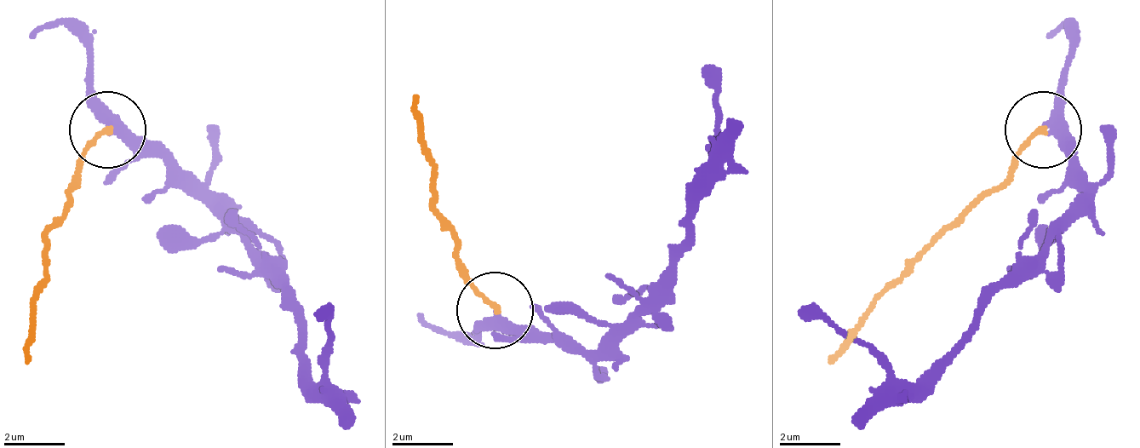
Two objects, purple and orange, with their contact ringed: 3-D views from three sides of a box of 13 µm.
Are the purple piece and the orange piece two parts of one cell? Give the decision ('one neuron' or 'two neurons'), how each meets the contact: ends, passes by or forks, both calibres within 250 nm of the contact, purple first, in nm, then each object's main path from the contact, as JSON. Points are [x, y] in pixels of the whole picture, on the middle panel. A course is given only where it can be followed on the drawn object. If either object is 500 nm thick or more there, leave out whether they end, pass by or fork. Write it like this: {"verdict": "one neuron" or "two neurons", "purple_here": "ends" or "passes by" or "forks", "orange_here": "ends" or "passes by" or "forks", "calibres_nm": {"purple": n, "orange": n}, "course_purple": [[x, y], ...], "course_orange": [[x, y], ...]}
{"verdict": "two neurons", "purple_here": "passes by", "orange_here": "ends", "calibres_nm": {"purple": 360, "orange": 160}, "course_purple": [[493, 308], [592, 354], [684, 247], [684, 209], [707, 186], [707, 63]], "course_orange": [[493, 308], [432, 209], [416, 94]]}

